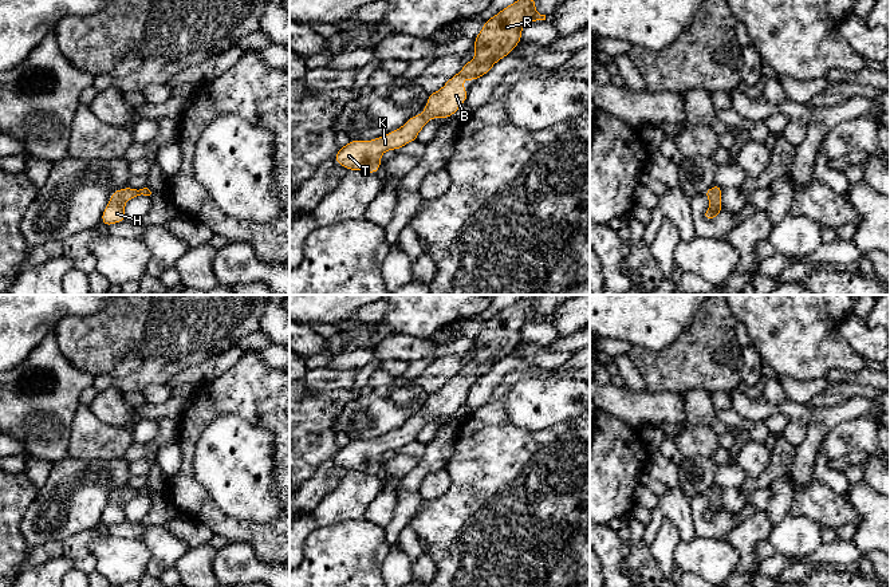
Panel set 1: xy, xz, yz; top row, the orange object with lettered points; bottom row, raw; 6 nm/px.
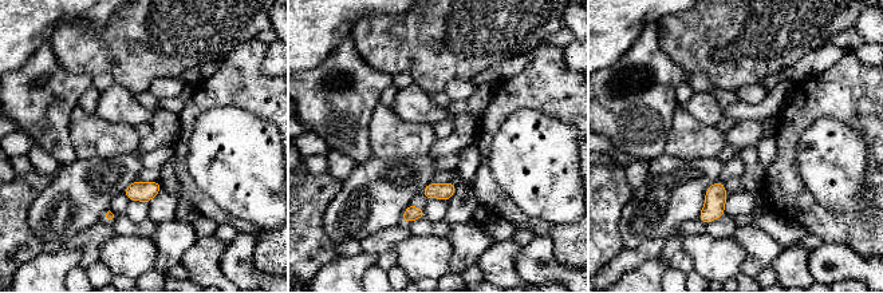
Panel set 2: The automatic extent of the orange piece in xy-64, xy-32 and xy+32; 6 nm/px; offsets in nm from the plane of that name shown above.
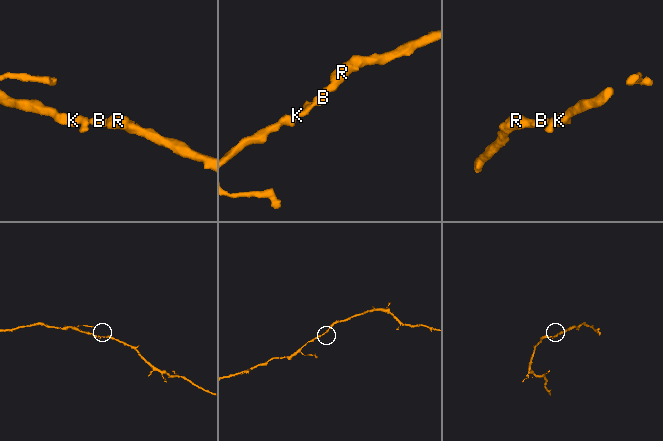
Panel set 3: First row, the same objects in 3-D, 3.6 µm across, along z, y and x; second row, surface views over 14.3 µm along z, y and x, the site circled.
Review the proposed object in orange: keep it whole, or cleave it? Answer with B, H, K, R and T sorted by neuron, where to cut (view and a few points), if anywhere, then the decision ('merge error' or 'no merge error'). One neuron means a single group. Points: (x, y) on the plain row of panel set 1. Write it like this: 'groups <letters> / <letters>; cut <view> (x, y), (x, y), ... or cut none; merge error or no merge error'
groups B H K R T; cut none; no merge error

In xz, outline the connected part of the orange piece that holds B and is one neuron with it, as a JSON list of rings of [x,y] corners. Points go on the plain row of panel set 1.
[[[524,295],[513,304],[501,310],[485,322],[474,339],[476,356],[465,363],[462,370],[450,378],[442,389],[429,394],[422,414],[411,417],[402,428],[371,441],[350,441],[338,450],[335,460],[348,470],[377,473],[381,456],[386,450],[397,450],[417,440],[418,433],[433,418],[449,418],[466,401],[468,391],[464,379],[476,381],[489,373],[496,362],[505,358],[520,343],[525,324],[546,320],[535,308],[536,299]]]

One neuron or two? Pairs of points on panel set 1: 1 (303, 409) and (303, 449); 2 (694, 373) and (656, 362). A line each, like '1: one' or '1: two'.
1: one
2: one

